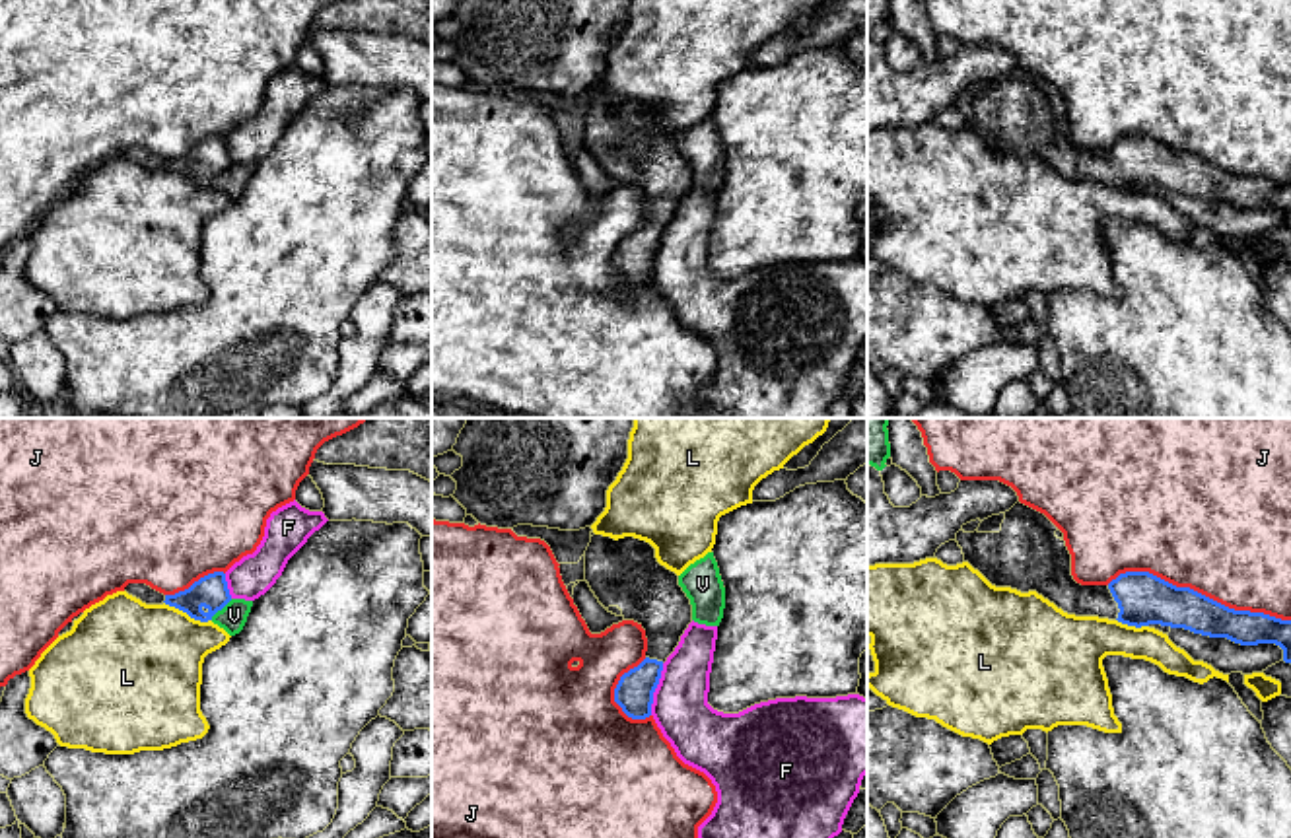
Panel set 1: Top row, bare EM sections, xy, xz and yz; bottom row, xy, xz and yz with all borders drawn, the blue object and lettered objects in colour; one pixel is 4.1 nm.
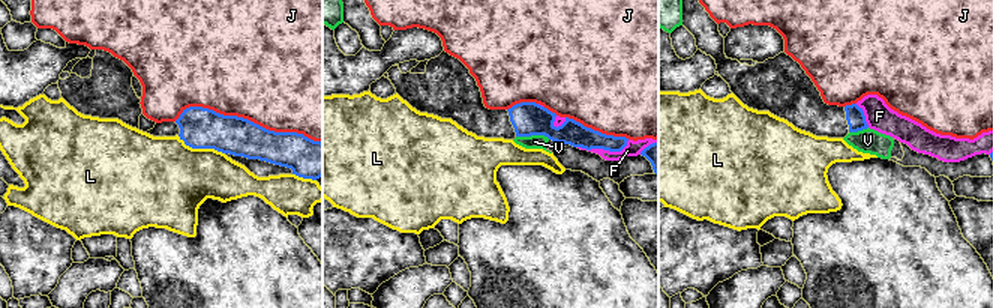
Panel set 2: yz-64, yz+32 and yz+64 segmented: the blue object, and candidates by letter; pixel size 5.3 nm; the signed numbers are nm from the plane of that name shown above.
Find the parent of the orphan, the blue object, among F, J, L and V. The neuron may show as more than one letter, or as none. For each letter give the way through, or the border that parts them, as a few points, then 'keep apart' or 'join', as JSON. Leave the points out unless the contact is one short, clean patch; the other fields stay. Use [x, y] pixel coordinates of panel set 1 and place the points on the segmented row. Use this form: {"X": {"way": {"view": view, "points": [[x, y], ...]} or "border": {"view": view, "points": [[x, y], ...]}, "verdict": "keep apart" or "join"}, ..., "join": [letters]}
{"F": {"verdict": "keep apart"}, "J": {"verdict": "keep apart"}, "L": {"verdict": "keep apart"}, "V": {"border": {"view": "xy", "points": [[232, 599], [210, 619]]}, "verdict": "keep apart"}, "join": []}

